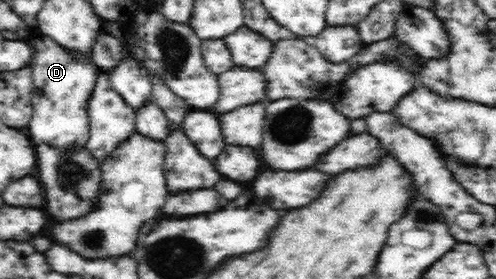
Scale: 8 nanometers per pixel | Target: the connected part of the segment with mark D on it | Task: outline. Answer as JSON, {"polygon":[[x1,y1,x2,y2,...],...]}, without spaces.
{"polygon":[[49,36,31,37,35,45,31,60,33,116,28,123,28,136,35,145,49,144,54,148,84,149,89,139,87,101,94,90,100,71,90,61,66,50]]}

